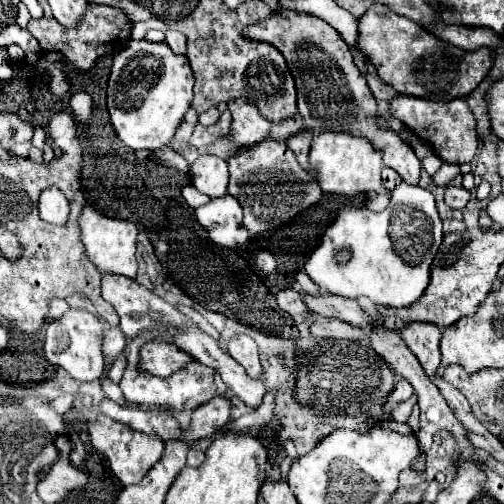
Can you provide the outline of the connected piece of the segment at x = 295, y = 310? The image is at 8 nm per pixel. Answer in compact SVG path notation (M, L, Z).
M284 288L276 294L276 300L278 300L278 306L288 312L290 316L298 316L298 314L308 314L308 306L304 302L304 298L294 290L294 288Z

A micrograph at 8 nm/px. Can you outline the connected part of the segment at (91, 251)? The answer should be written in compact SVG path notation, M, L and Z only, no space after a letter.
M86 204L82 208L78 224L82 230L82 244L86 246L86 254L96 264L96 268L100 268L102 272L114 272L114 274L122 274L122 276L130 276L130 278L136 276L134 252L136 252L138 228L132 222L108 218L102 212L98 212L94 206Z

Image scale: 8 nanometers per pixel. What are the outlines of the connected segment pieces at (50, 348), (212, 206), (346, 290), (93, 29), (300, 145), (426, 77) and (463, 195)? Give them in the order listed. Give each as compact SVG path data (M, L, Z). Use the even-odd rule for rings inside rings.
M70 308L60 318L52 320L46 330L44 354L46 360L54 366L64 368L78 382L96 382L102 374L102 322L84 308Z
M230 194L212 198L208 204L194 210L196 220L208 230L210 240L220 248L237 250L250 242L242 224L242 206Z
M402 182L400 186L396 186L396 188L392 190L390 204L388 204L388 208L386 208L384 212L378 212L378 214L376 214L376 212L372 212L372 210L368 210L368 208L346 208L346 210L342 210L342 212L338 214L336 222L334 222L334 224L326 230L326 234L322 236L320 246L318 246L318 248L312 252L312 256L306 260L304 270L306 270L306 274L320 286L322 292L330 292L330 294L344 296L344 298L350 298L350 300L370 298L374 304L392 306L392 308L402 308L402 306L414 304L414 302L426 292L426 288L428 288L428 284L430 284L430 266L432 266L432 262L434 262L434 256L436 256L440 244L442 244L442 222L440 222L440 216L438 216L438 212L436 212L436 204L434 204L432 192L430 192L430 190L424 190L424 188L420 188L420 186L412 186L412 184Z
M90 4L90 12L86 12L86 20L82 20L82 24L78 24L78 28L64 28L54 18L44 16L40 20L32 18L28 22L28 32L40 42L42 50L58 50L68 58L68 62L78 72L86 72L94 64L96 58L114 54L120 48L124 48L126 40L130 38L130 20L124 12L118 12L116 8Z
M302 130L302 132L298 132L298 134L294 134L294 136L290 136L290 138L286 140L286 146L288 146L290 150L294 150L298 162L302 162L302 164L308 168L308 172L310 172L310 166L306 164L306 160L308 160L310 142L312 142L312 132L310 132L310 130Z
M374 4L366 10L358 24L358 46L368 56L372 66L378 70L378 76L394 86L400 94L432 98L432 100L452 100L468 96L488 74L494 60L492 48L478 48L464 52L460 48L444 48L442 40L430 36L426 28L394 14L384 4ZM480 66L480 70L476 70ZM472 74L478 76L472 76Z
M448 186L446 194L444 194L444 200L450 208L464 208L470 200L470 192L462 186Z

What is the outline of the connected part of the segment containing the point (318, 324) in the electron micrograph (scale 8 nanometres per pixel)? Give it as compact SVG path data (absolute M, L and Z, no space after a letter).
M316 318L310 324L310 332L316 338L334 338L334 340L364 340L366 332L362 328L356 328L352 324L346 324L336 318Z

